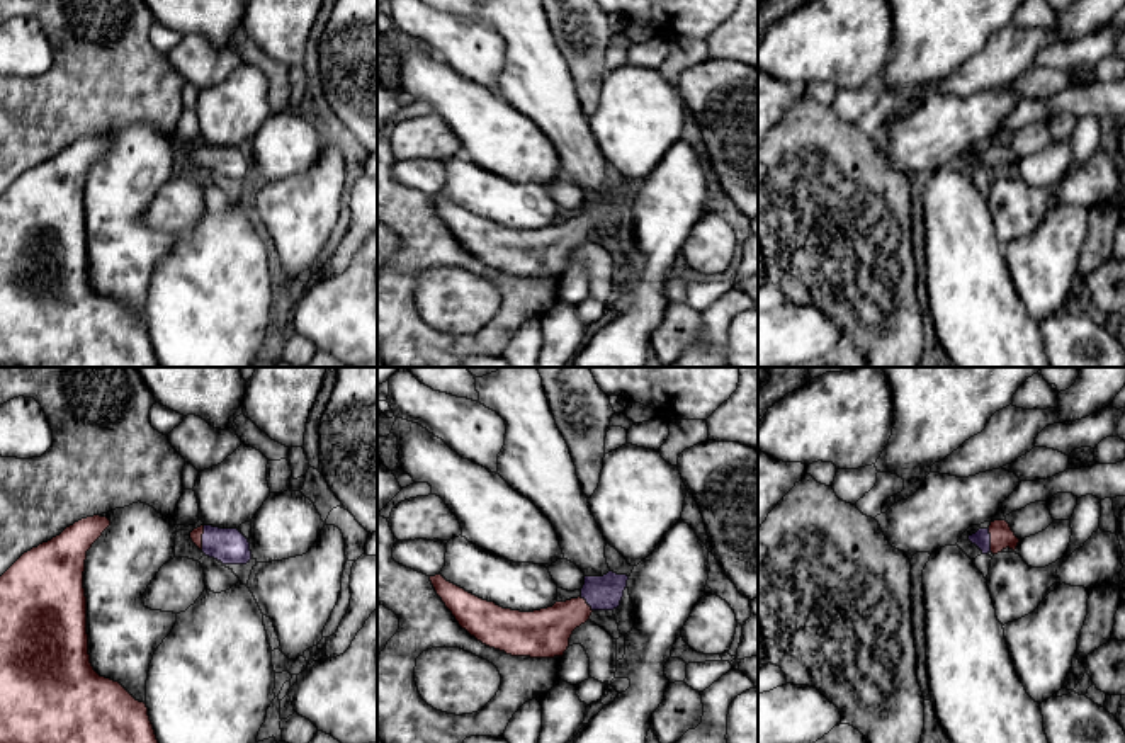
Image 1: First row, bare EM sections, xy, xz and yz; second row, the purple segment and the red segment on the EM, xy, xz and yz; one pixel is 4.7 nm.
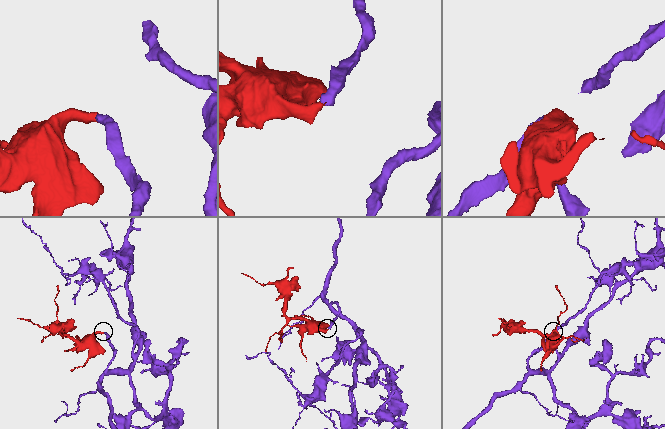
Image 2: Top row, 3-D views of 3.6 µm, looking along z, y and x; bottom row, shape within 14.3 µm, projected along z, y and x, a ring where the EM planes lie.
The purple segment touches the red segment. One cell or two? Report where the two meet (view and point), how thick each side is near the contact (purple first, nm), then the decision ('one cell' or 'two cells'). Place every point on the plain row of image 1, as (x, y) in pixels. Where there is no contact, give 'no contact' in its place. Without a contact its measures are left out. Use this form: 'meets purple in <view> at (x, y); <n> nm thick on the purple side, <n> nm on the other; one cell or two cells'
meets purple in yz at (989, 158); 80 nm thick on the purple side, 110 nm on the other; one cell

